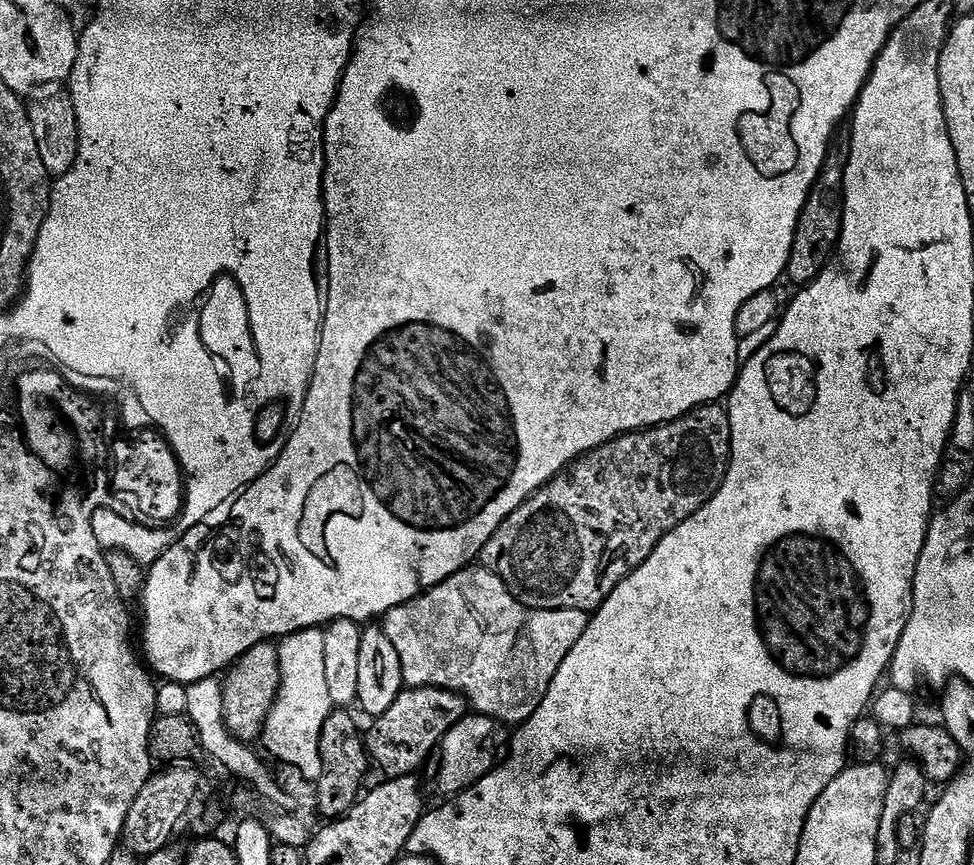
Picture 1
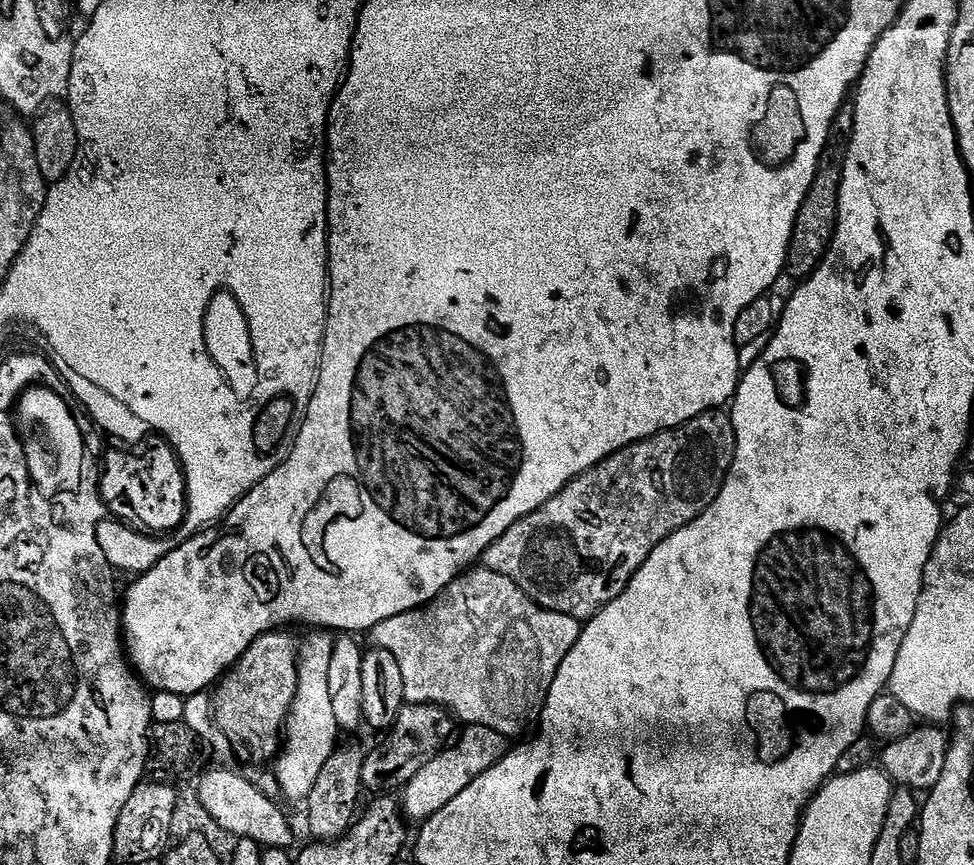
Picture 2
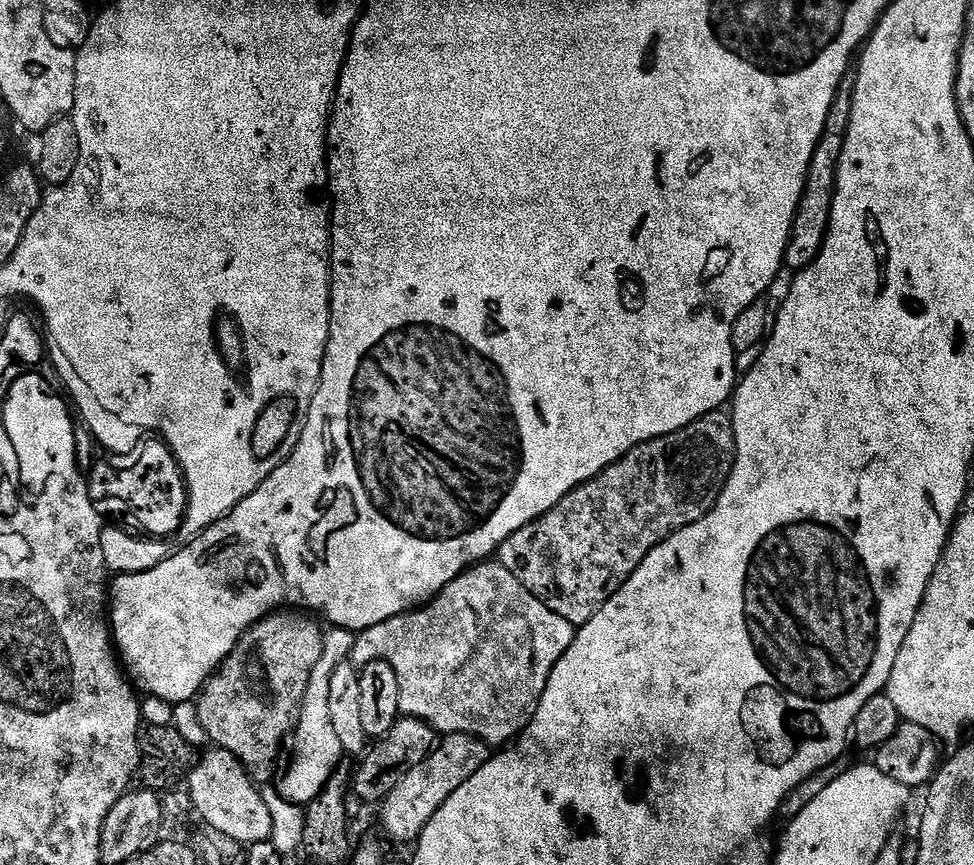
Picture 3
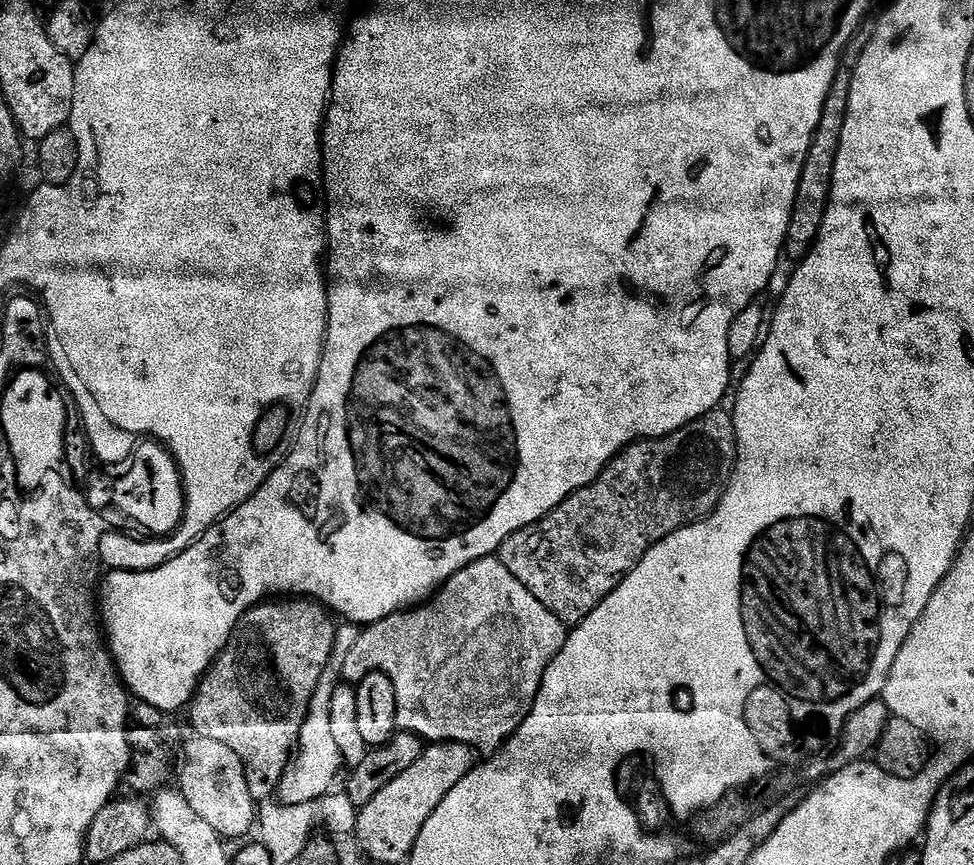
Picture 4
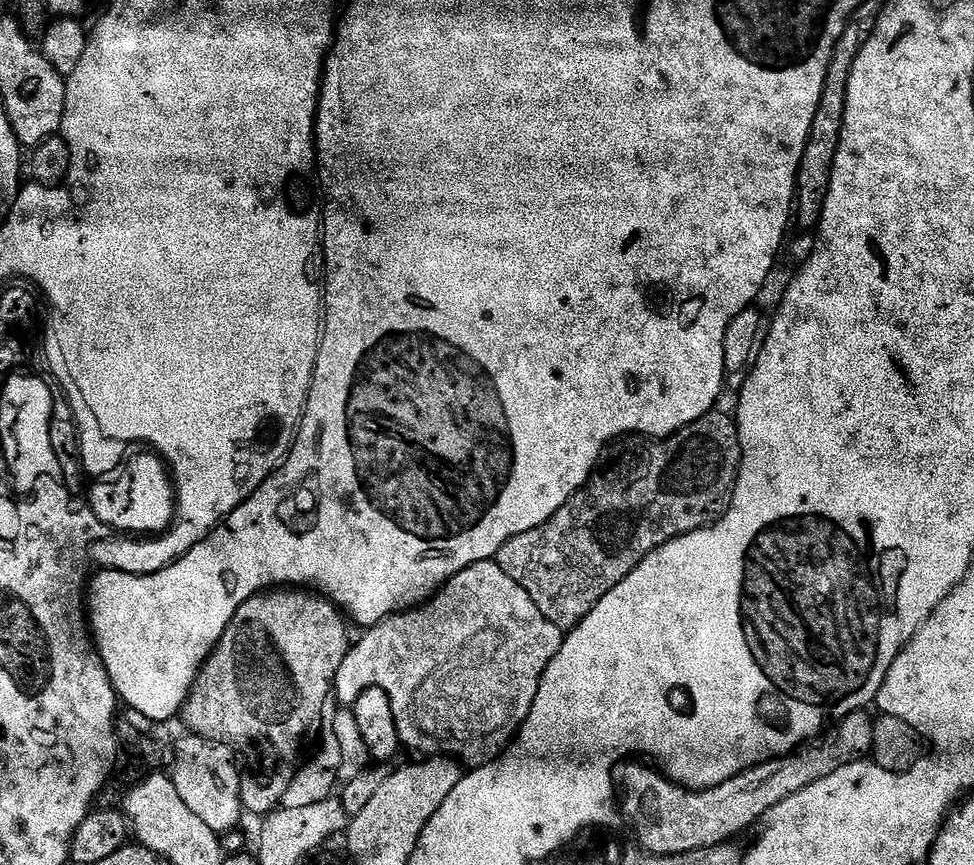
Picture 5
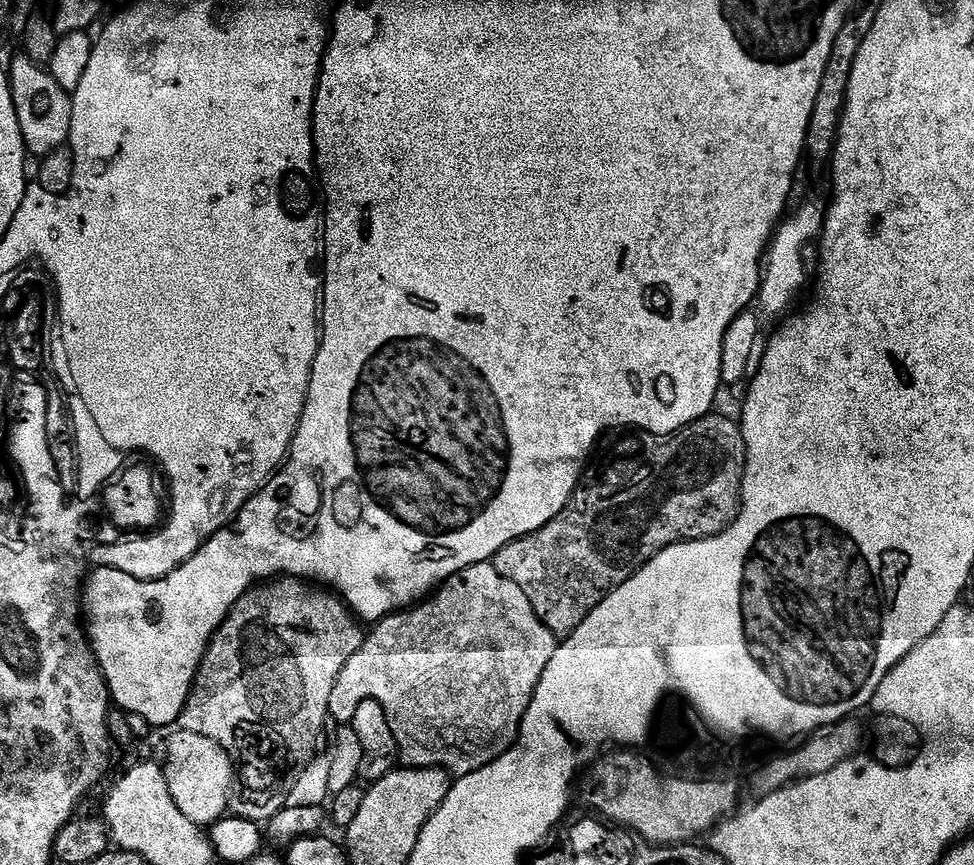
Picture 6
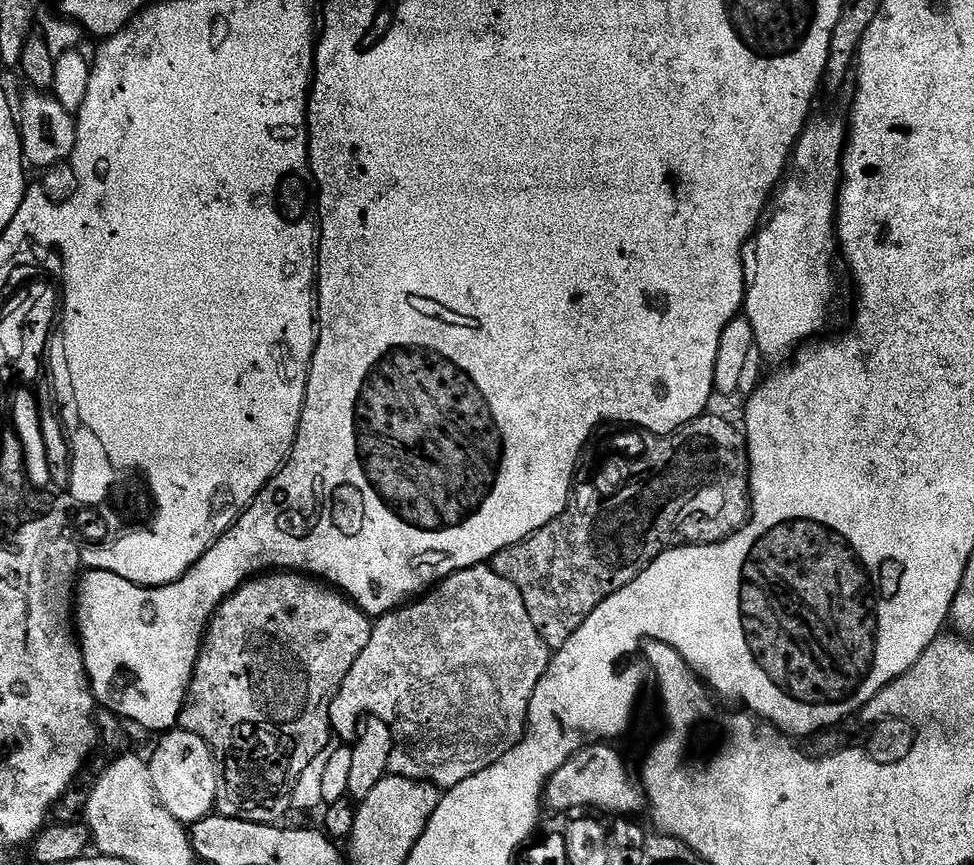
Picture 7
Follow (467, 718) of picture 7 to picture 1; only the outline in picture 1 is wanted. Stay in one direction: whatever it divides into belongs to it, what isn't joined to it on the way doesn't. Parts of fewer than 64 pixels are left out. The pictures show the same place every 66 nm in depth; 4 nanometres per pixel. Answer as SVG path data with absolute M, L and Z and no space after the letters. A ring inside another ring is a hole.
M469 566L460 572L455 572L454 575L446 578L438 586L429 588L427 592L421 592L419 596L415 596L410 602L390 610L382 618L382 627L386 638L390 638L391 644L394 645L394 650L398 650L398 659L402 661L402 678L407 687L444 688L448 692L456 692L459 696L464 697L473 713L488 716L504 726L507 726L507 724L519 726L525 724L536 713L542 698L546 698L546 694L550 690L550 682L554 682L554 674L558 674L562 662L566 662L566 654L570 654L570 650L574 650L578 638L582 638L590 616L589 613L582 610L570 610L569 608L566 610L527 608L525 604L519 604L513 598L512 593L509 592L506 586L506 582L502 582L502 578L498 578L498 574L494 574L490 569L483 566L475 567Z

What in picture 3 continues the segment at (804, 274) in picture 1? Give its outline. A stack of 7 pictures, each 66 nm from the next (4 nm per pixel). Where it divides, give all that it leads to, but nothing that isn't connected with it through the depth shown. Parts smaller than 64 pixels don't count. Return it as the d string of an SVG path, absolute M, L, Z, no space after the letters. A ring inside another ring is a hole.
M855 75L845 76L840 89L834 94L834 102L830 106L830 114L826 114L826 126L818 138L818 146L810 158L810 166L806 174L806 182L802 190L802 198L798 202L798 210L794 214L794 222L790 230L790 238L786 246L784 263L792 270L810 266L824 245L824 239L830 226L830 210L836 193L836 179L840 165L840 151L846 146L846 134L850 130L850 114L854 110Z

